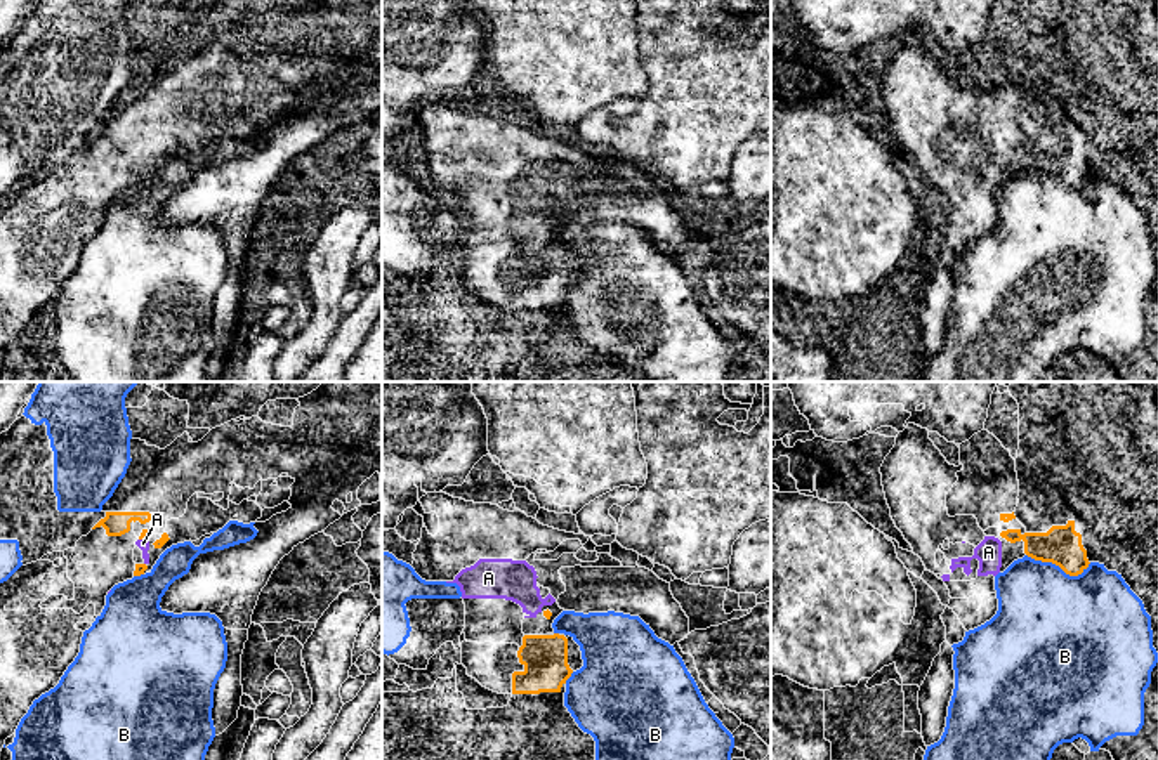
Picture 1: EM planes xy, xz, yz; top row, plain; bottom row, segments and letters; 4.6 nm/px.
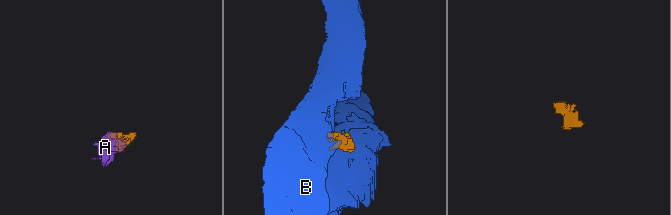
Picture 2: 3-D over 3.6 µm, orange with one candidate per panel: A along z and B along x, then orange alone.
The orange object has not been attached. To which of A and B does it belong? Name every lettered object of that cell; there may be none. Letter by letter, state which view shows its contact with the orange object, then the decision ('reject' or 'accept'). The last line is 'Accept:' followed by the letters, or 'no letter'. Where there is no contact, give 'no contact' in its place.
A: xy | accept
B: yz | reject
Accept: A

